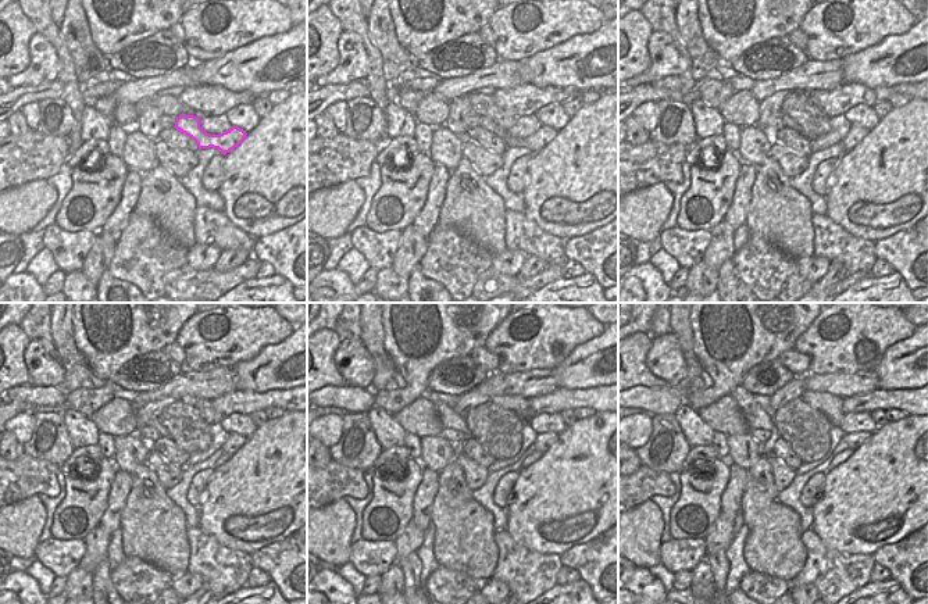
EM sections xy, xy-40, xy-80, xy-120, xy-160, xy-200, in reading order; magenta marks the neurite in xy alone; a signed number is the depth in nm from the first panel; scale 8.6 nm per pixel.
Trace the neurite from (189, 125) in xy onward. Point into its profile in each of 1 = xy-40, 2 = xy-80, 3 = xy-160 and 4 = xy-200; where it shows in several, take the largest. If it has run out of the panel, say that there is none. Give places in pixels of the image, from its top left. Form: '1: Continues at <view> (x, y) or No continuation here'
1: Continues at xy-40 (545, 135)
2: Continues at xy-80 (856, 133)
3: Continues at xy-160 (449, 418)
4: Continues at xy-200 (756, 417).

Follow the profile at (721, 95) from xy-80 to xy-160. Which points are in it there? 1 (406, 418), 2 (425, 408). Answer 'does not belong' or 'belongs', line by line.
1: does not belong
2: does not belong

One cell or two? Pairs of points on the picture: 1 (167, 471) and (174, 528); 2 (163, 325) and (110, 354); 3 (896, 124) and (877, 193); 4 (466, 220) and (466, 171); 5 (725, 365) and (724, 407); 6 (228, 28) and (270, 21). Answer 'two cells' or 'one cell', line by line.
1: two cells
2: one cell
3: one cell
4: one cell
5: two cells
6: one cell

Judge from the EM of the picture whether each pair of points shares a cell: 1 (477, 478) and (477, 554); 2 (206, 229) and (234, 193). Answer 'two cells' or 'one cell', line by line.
1: two cells
2: two cells

